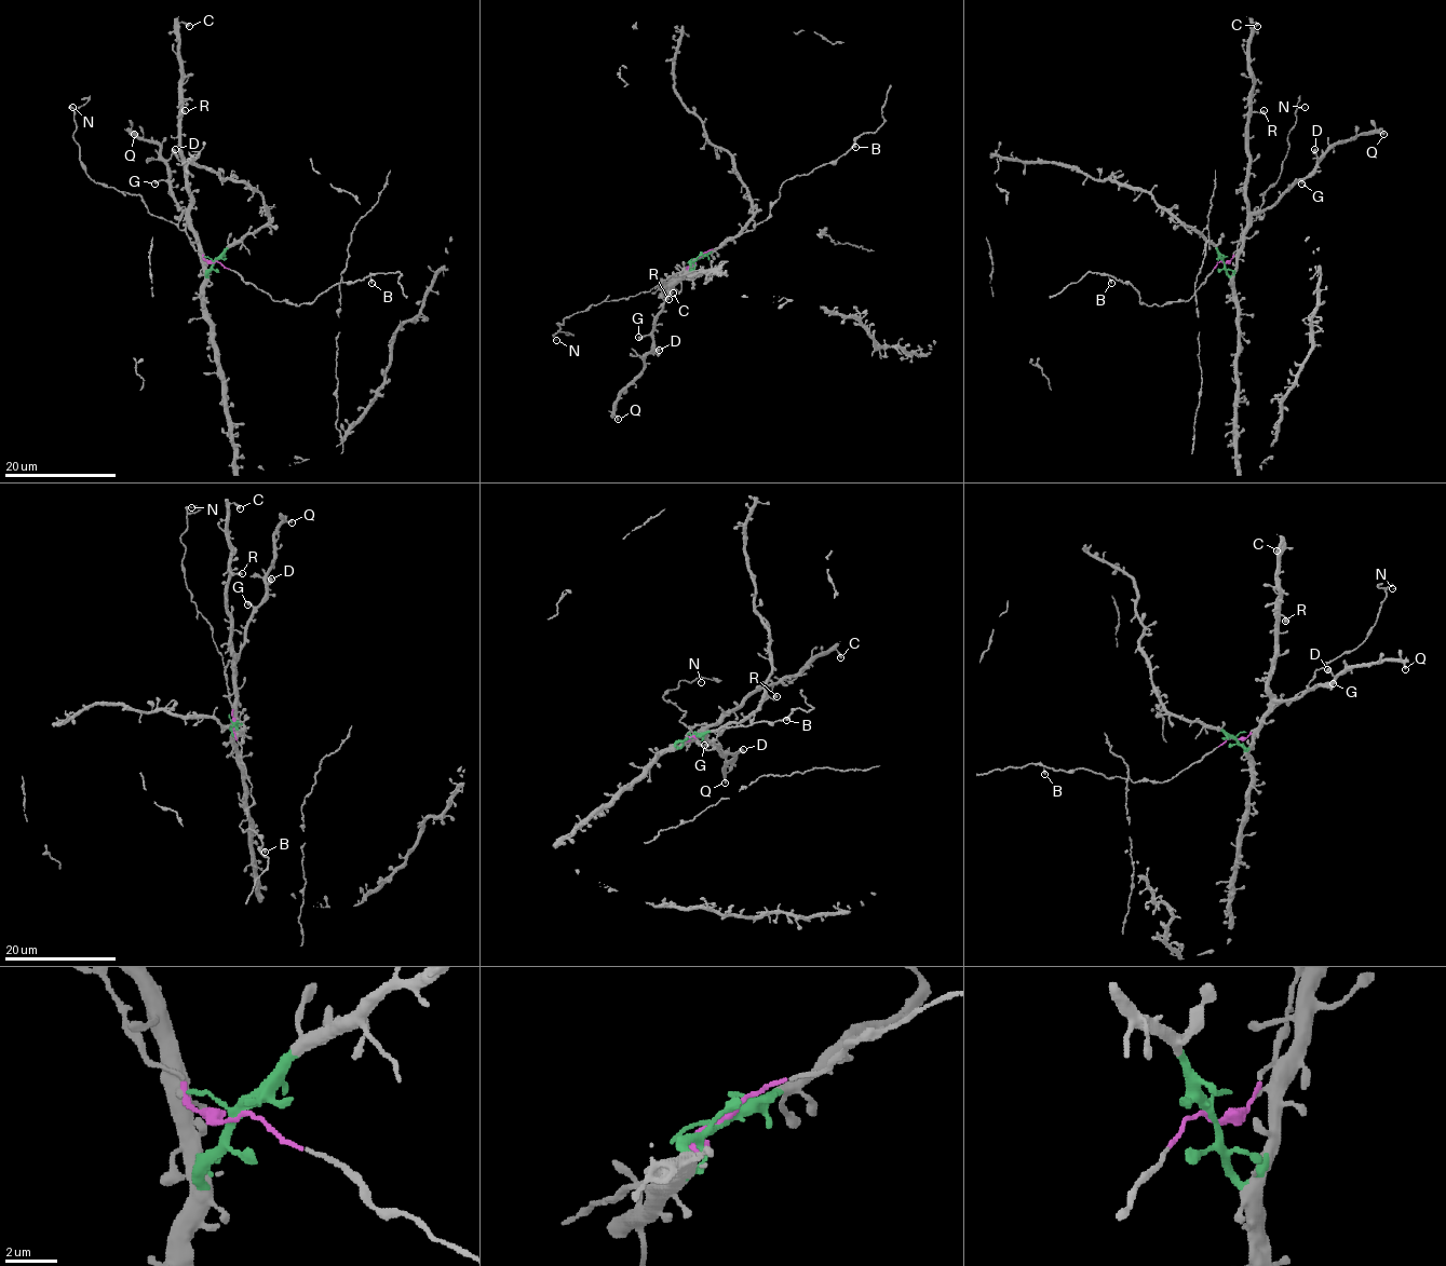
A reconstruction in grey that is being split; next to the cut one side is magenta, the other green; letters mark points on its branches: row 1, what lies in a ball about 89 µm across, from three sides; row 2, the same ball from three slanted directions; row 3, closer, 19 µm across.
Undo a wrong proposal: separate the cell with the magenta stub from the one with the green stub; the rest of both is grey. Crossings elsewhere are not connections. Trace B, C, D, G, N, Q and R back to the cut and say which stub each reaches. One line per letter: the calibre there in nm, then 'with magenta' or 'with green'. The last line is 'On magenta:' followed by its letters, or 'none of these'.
B: 320 nm | with magenta
C: 380 nm | with green
D: 550 nm | with green
G: 380 nm | with green
N: 70 nm | with magenta
Q: 280 nm | with green
R: 420 nm | with green
On magenta: B, N

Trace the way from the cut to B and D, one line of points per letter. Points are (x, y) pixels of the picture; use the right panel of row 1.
B: (1222, 261), (1218, 261), (1187, 301), (1143, 303), (1139, 294), (1129, 283), (1110, 275), (1111, 283)
D: (1222, 261), (1226, 269), (1237, 269), (1242, 236), (1249, 220), (1270, 208), (1315, 165), (1314, 149)

